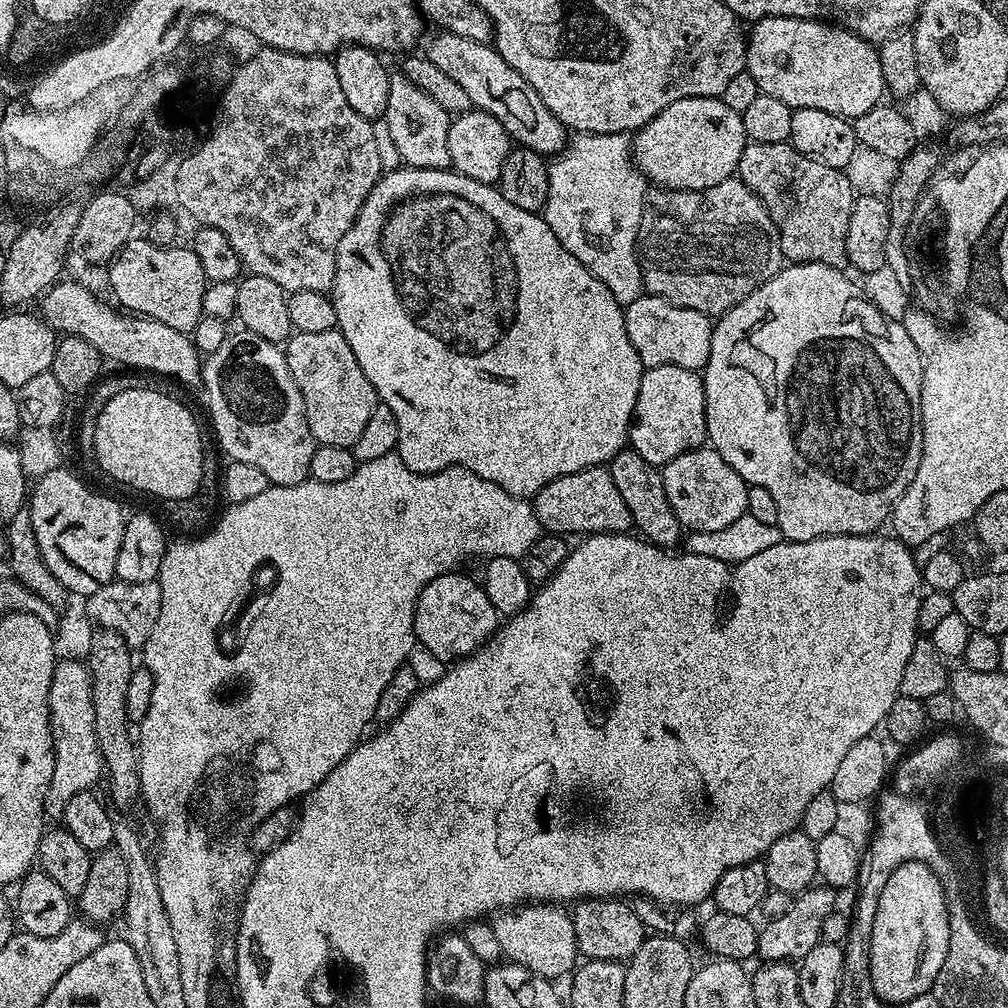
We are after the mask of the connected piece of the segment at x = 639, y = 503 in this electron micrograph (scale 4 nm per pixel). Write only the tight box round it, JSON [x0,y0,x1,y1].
[607,446,682,550]

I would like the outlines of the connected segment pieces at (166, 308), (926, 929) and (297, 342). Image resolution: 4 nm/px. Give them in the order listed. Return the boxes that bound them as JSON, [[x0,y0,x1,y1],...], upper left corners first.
[[107,238,206,334],[868,859,949,1006],[286,328,378,448]]

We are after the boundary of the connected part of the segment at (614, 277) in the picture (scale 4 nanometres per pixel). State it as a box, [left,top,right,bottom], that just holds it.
[542,132,646,306]

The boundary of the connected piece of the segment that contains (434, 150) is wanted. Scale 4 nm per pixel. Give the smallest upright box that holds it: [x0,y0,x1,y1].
[382,74,452,170]

